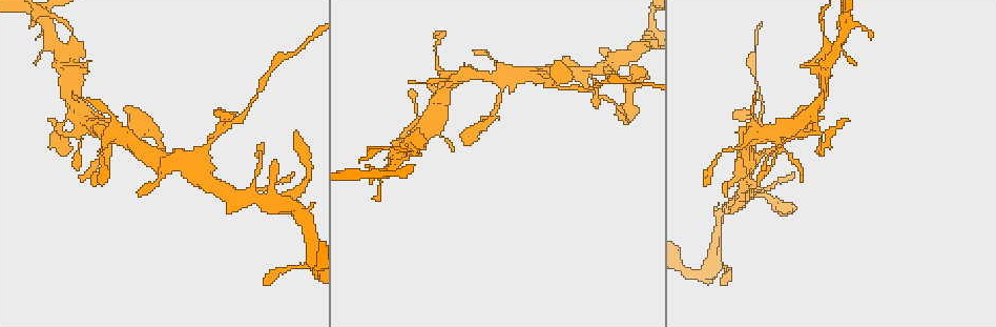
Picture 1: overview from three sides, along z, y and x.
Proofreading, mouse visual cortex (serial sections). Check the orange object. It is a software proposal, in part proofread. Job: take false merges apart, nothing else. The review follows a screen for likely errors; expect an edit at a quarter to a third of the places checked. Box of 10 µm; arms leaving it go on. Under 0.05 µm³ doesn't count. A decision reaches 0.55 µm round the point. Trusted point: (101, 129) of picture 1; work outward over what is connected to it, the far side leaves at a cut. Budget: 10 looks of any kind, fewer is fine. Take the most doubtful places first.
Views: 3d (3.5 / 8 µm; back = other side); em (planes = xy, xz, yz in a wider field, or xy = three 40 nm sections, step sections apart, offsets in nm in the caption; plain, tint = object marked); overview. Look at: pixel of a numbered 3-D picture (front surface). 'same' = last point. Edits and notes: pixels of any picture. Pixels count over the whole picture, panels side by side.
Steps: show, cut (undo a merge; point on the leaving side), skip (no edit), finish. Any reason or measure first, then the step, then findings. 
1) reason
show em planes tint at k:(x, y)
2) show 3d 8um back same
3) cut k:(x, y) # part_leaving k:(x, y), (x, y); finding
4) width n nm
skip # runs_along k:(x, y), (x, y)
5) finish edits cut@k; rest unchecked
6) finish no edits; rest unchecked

three-way junction
show 3d 3.5um at 1:(66, 70)

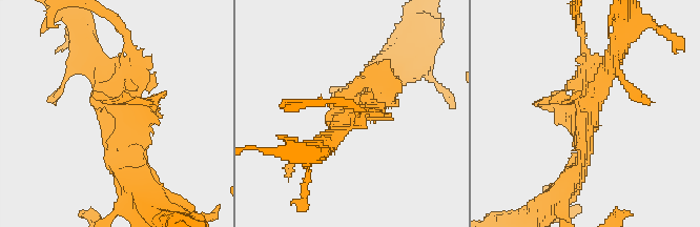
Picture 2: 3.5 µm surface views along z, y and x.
show em xy step 5 tint at 2:(121, 114)

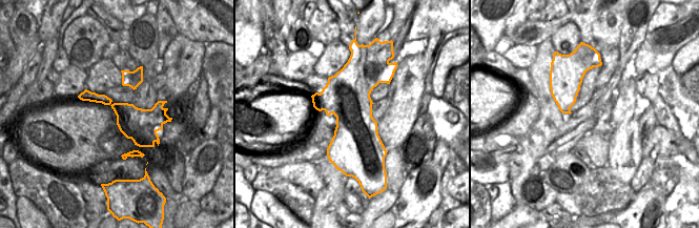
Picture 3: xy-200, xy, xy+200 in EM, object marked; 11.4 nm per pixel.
show em xy step 1 tint same

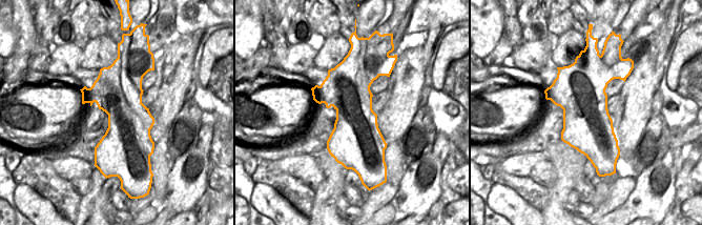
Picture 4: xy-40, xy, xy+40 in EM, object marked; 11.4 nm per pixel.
skip # continuous, no second cell

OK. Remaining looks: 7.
thin neck
show 3d 3.5um at 1:(845, 15)

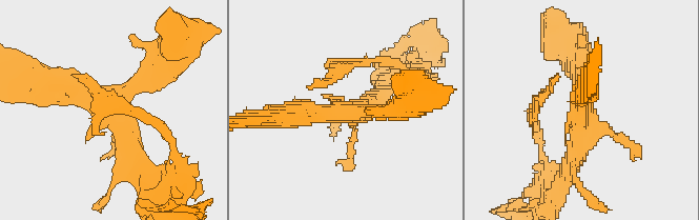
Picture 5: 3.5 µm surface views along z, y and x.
now the EM
show em xy step 2 tint at 5:(583, 116)

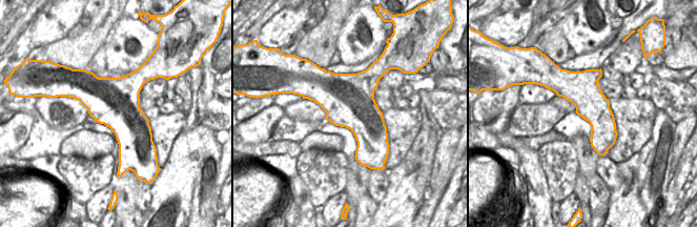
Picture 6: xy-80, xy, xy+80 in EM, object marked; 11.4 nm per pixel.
show em planes tint same

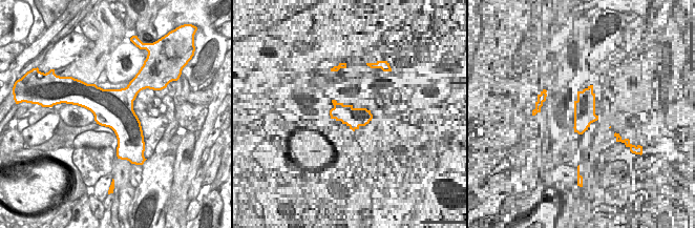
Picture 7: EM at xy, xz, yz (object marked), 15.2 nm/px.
skip # runs_along 5:(143, 175), (105, 104), (49, 84); one cell here

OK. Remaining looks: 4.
sudden change in width
show 3d 8um at 1:(745, 140)

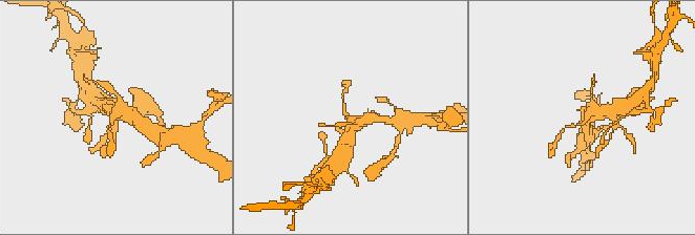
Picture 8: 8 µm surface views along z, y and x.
now the EM
show em xy step 5 tint same

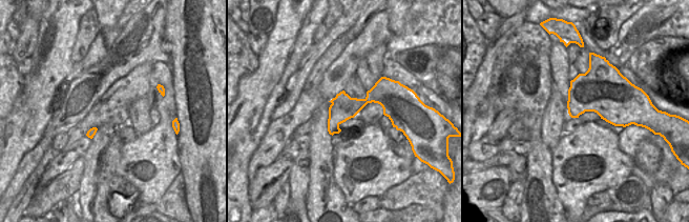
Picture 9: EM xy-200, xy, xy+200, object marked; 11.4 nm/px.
skip # runs_along 8:(613, 111), (564, 129); continuous, no second cell

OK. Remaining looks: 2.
abrupt turn
show 3d 8um at 1:(291, 191)

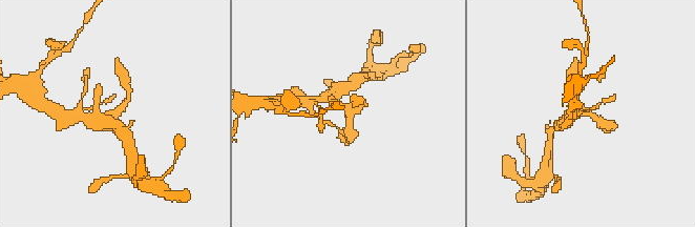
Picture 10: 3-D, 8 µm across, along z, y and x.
show em xy step 3 tint same

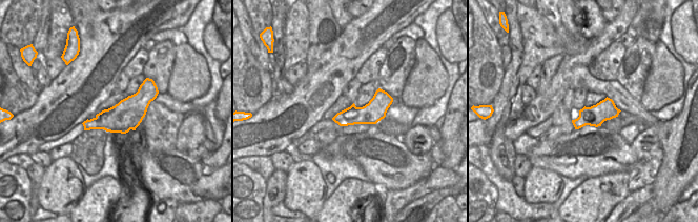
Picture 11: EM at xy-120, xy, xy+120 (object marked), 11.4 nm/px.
arms 3; arm_widths 200, 250, 350 nm
skip # runs_along 11:(151, 88), (123, 117), (86, 127); continuous, no second cell

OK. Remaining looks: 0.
finish no edits; rest unchecked

